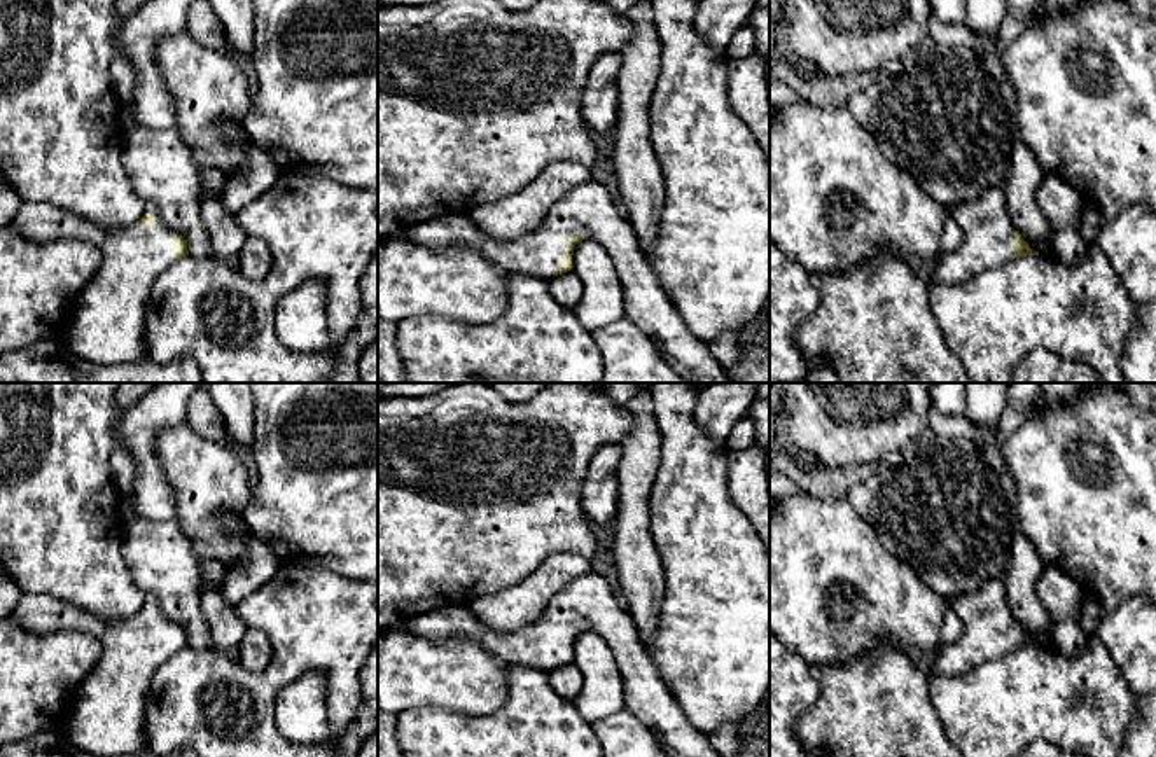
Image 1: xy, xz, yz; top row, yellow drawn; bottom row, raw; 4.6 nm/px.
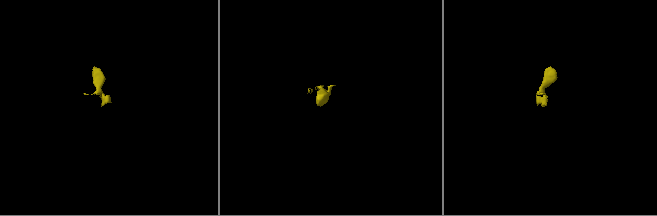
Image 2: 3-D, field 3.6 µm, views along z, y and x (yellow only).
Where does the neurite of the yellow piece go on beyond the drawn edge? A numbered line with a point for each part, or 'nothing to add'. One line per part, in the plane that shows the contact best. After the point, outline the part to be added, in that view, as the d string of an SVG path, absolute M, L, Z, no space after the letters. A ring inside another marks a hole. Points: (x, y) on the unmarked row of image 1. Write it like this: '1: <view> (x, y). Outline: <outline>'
1: xz (586, 600). Outline: M589 570L567 580L535 622L512 631L486 628L470 603L418 614L404 624L428 642L472 638L505 664L544 671L554 668L565 649L565 633L586 628L612 649L623 680L624 710L656 734L670 757L722 757L686 719L640 640L630 612L619 605L607 579L598 572Z

